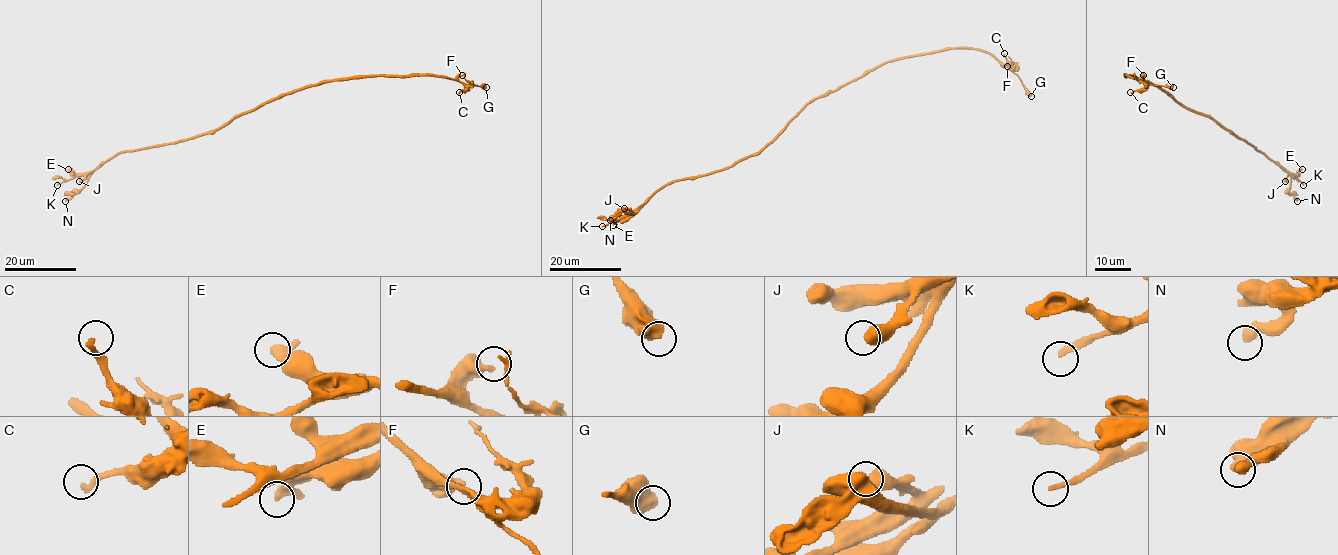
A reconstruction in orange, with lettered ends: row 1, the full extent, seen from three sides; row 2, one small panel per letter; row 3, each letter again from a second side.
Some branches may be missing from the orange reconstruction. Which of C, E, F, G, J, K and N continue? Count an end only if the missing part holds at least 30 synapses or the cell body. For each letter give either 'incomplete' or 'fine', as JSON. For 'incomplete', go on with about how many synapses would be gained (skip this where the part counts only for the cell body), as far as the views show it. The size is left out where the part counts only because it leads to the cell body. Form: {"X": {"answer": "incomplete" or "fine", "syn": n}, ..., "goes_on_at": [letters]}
{"C": {"answer": "fine"}, "E": {"answer": "fine"}, "F": {"answer": "fine"}, "G": {"answer": "fine"}, "J": {"answer": "fine"}, "K": {"answer": "incomplete"}, "N": {"answer": "fine"}, "goes_on_at": ["K"]}

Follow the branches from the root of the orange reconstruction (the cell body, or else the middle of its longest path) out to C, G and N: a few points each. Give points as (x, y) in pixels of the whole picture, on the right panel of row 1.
C: (1182, 105), (1151, 83), (1125, 75), (1139, 79), (1145, 85), (1130, 92)
G: (1182, 105), (1151, 83), (1125, 75), (1147, 84), (1173, 87)
N: (1182, 105), (1210, 116), (1256, 150), (1276, 161), (1290, 175), (1289, 192), (1297, 201)

